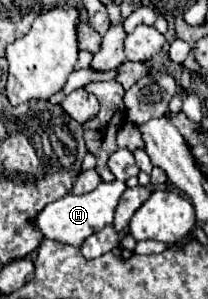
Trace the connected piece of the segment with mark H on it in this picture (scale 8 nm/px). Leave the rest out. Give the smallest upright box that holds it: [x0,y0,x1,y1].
[33,181,127,247]

